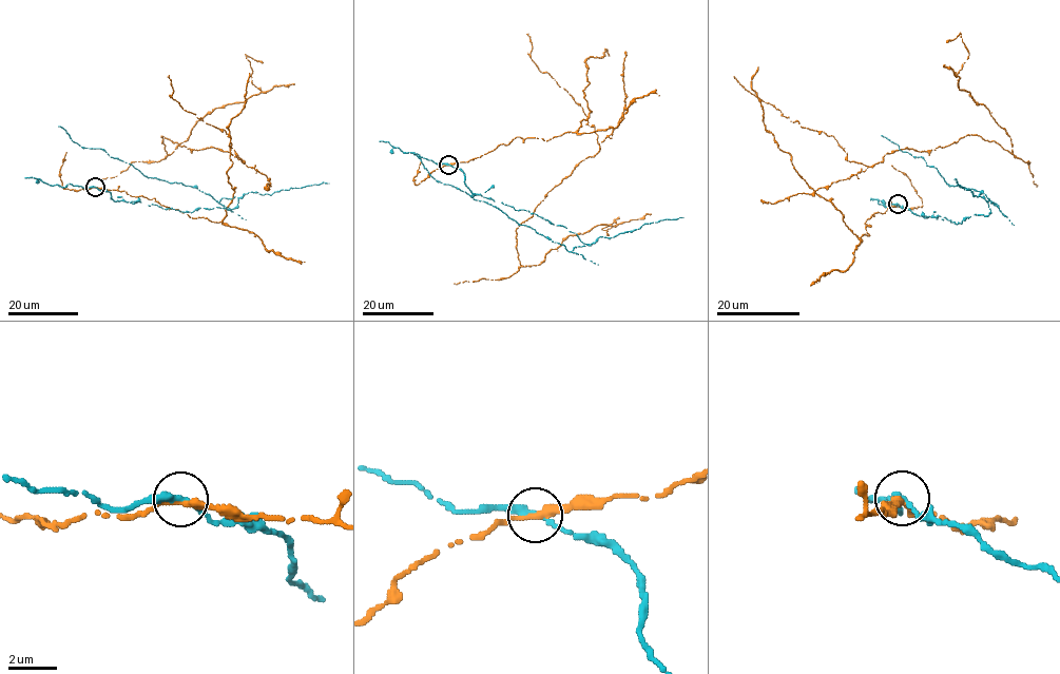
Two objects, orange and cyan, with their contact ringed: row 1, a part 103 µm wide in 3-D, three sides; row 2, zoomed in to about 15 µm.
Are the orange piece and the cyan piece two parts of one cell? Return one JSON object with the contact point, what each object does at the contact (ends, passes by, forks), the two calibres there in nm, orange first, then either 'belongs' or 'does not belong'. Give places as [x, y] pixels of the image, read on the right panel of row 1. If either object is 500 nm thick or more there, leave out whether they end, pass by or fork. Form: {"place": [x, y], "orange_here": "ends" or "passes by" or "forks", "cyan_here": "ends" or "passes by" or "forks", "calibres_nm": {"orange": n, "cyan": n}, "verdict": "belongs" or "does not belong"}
{"place": [898, 204], "orange_here": "passes by", "cyan_here": "passes by", "calibres_nm": {"orange": 260, "cyan": 260}, "verdict": "does not belong"}

